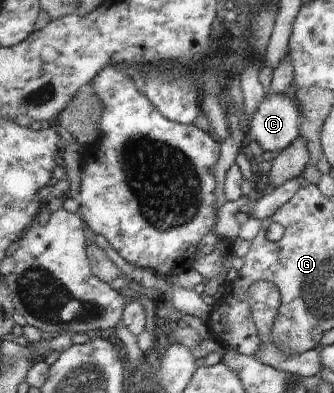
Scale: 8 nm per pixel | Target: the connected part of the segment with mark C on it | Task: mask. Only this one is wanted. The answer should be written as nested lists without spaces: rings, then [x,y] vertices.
[[[266,91],[248,120],[248,137],[271,157],[298,137],[298,116],[296,102],[283,93]]]

